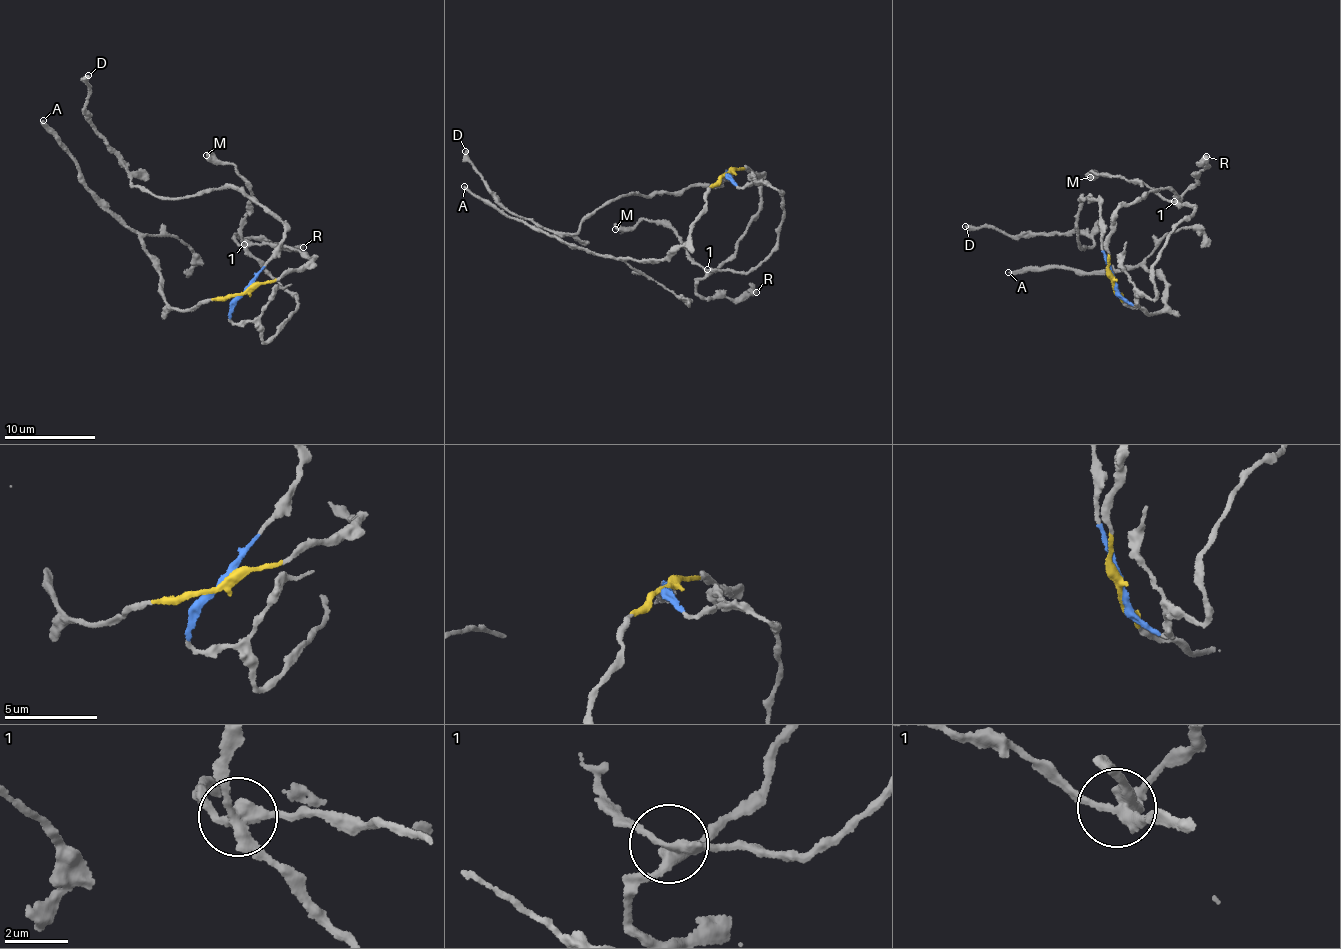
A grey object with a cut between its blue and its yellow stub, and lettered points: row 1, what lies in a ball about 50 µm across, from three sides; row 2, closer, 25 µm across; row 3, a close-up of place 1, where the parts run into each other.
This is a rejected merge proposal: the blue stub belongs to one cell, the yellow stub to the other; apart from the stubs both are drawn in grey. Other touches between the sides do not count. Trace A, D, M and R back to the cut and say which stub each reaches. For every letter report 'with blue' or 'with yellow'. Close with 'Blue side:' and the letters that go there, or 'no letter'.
A: with yellow
D: with blue
M: with blue
R: with yellow
Blue side: D, M

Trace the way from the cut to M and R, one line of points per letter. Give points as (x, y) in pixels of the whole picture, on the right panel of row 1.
M: (1112, 281), (1136, 304), (1142, 292), (1156, 297), (1151, 268), (1194, 207), (1127, 178), (1091, 176)
R: (1112, 281), (1107, 244), (1113, 216), (1158, 189), (1173, 190), (1182, 198), (1199, 180), (1208, 163), (1206, 155)

